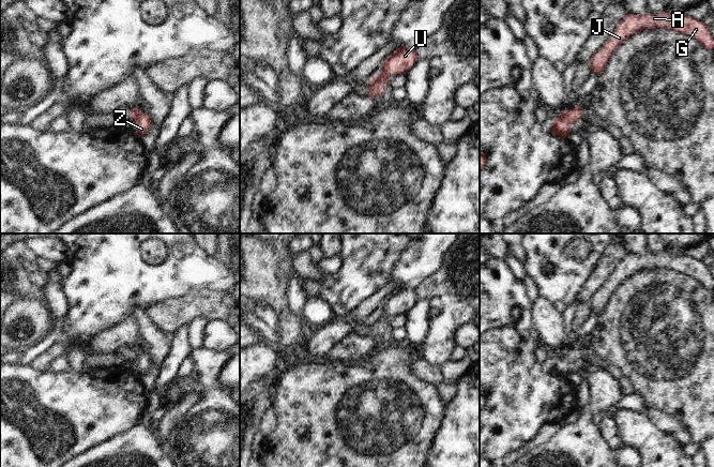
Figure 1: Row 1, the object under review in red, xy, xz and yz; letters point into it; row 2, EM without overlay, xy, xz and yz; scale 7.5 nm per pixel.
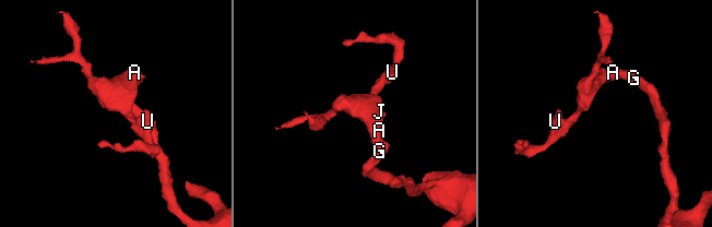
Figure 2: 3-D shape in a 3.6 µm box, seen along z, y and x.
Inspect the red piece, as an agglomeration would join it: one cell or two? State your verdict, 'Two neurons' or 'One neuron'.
One neuron

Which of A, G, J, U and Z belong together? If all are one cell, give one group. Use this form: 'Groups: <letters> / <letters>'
Groups: A G J U Z

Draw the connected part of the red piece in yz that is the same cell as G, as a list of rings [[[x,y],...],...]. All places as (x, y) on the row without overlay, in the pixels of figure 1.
[[[665,252],[649,255],[627,254],[620,262],[614,273],[605,286],[594,295],[589,308],[602,315],[604,307],[617,288],[632,274],[643,269],[664,268],[690,276],[708,290],[714,288],[714,277],[710,267],[703,261],[690,258],[686,254],[672,255]]]

